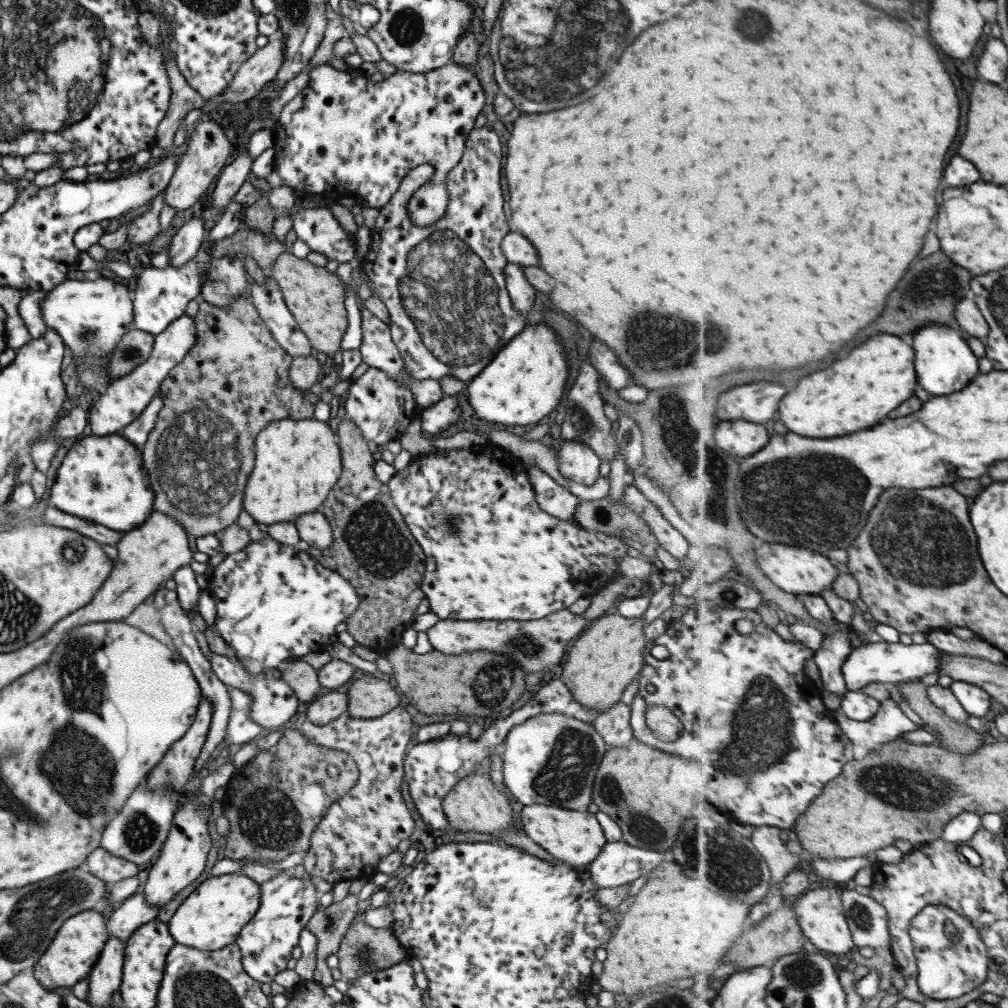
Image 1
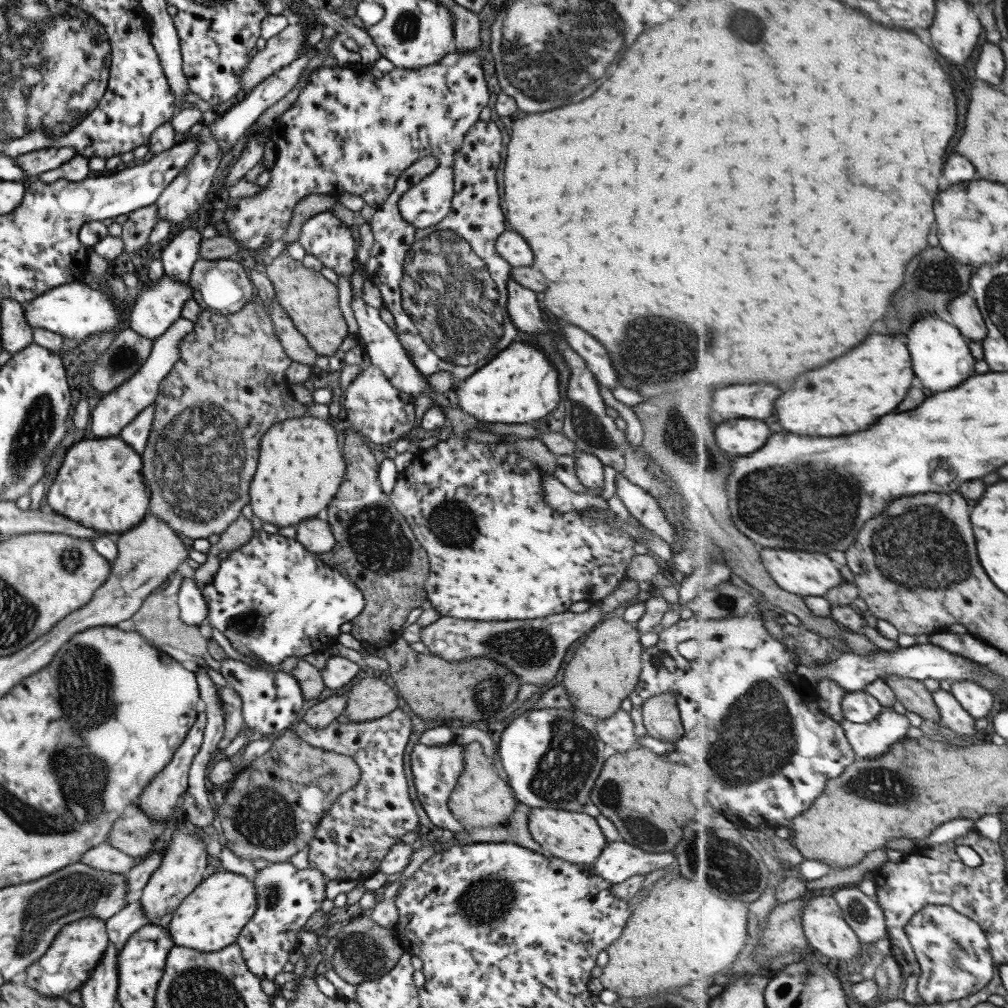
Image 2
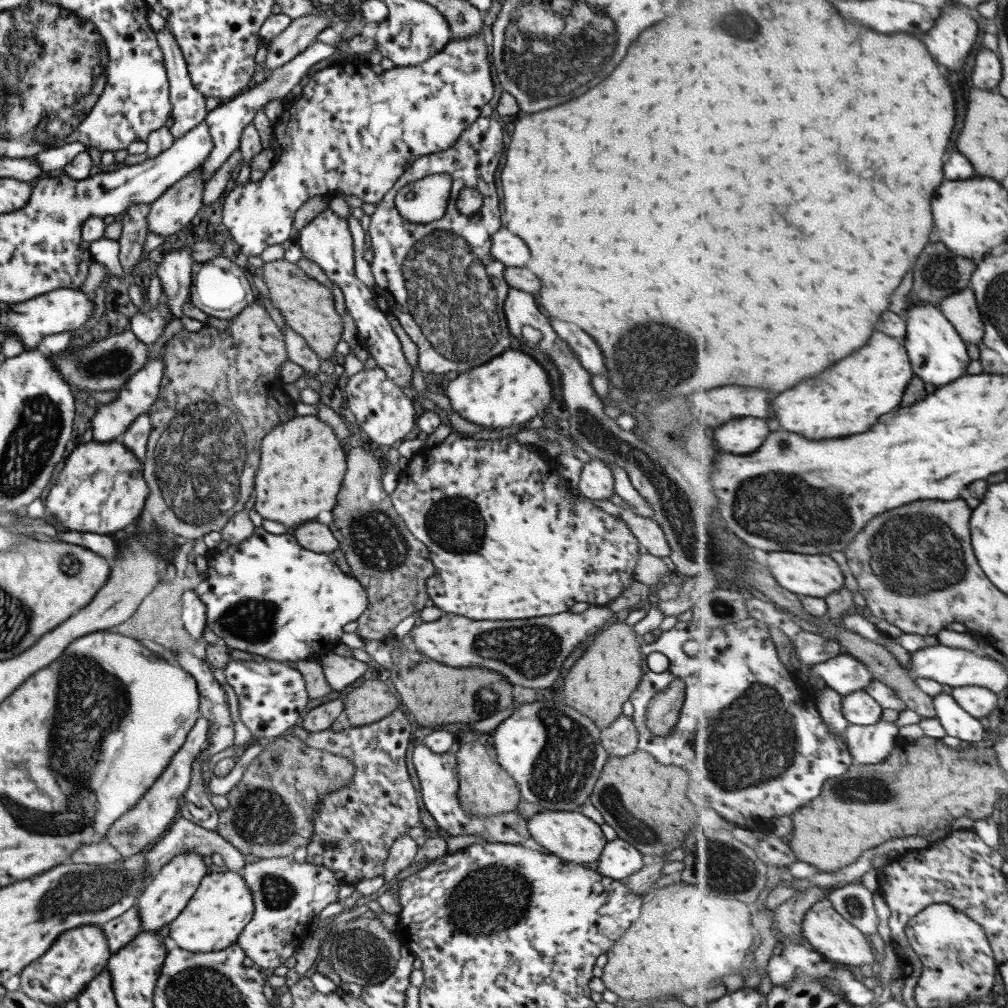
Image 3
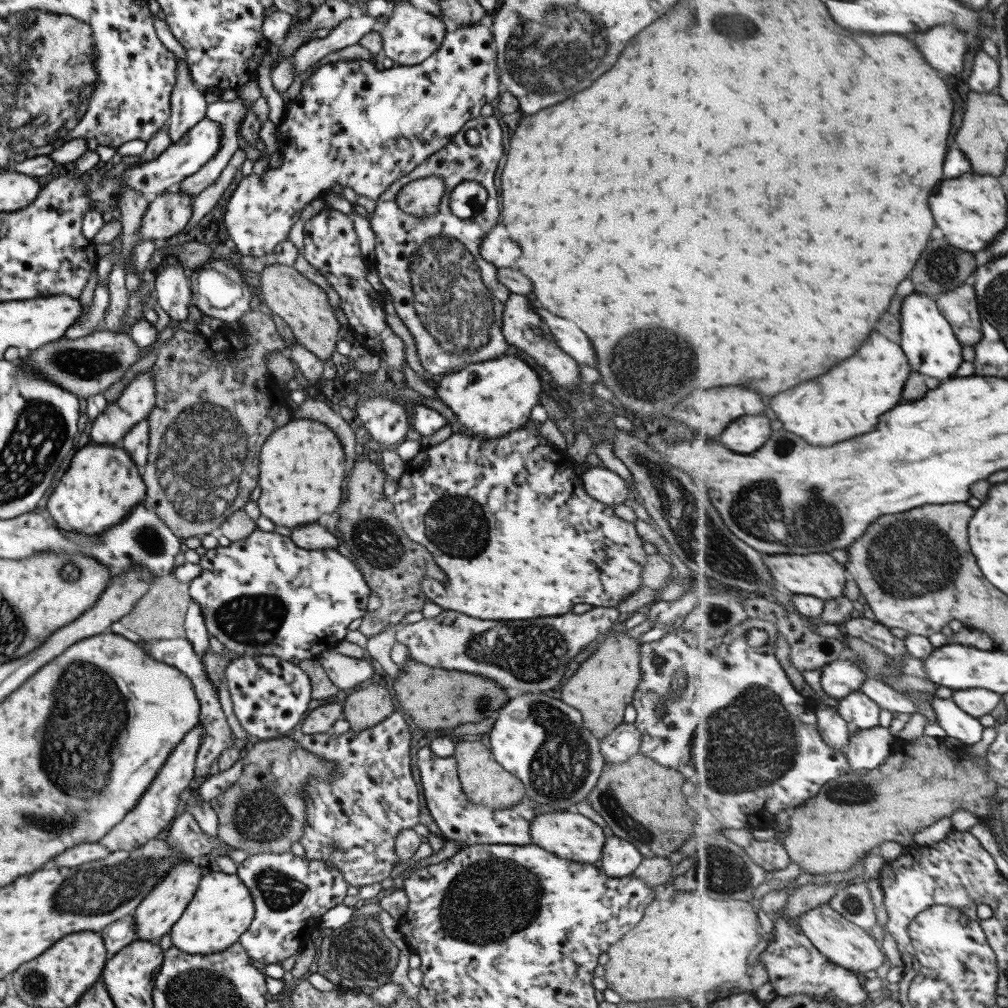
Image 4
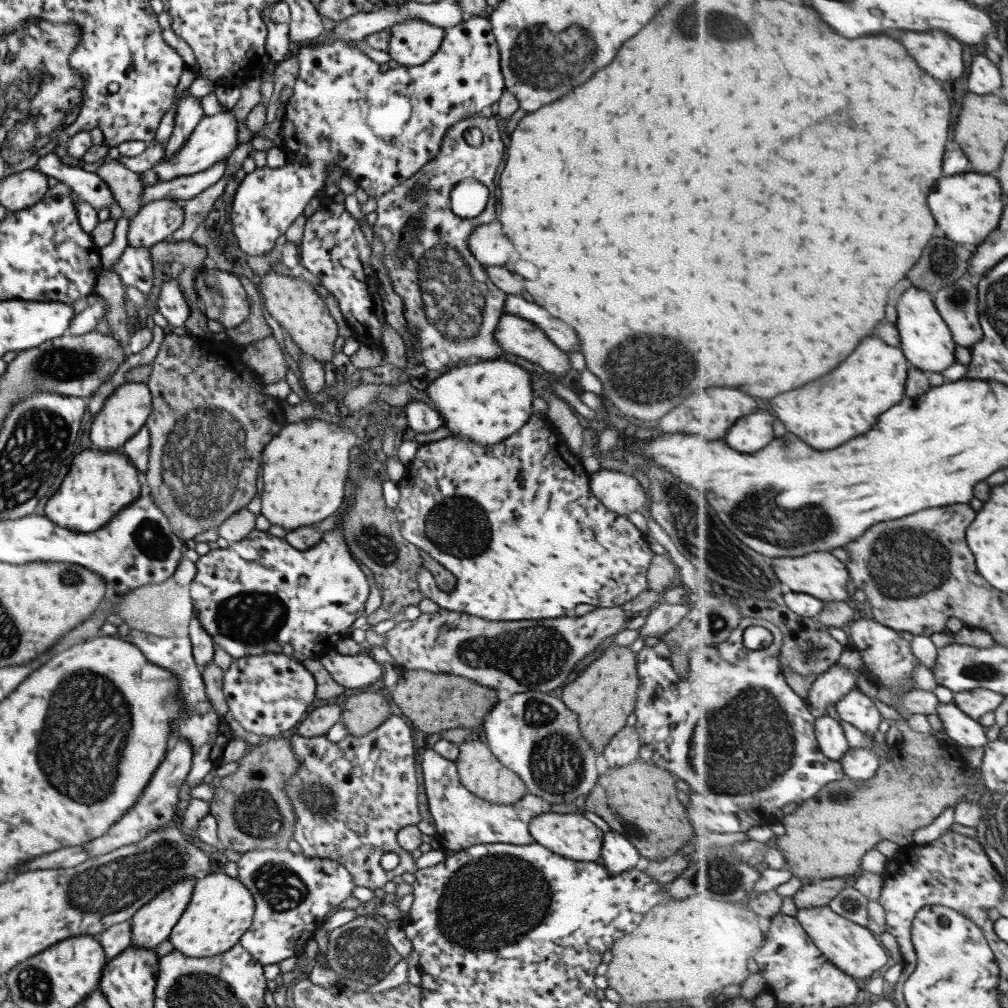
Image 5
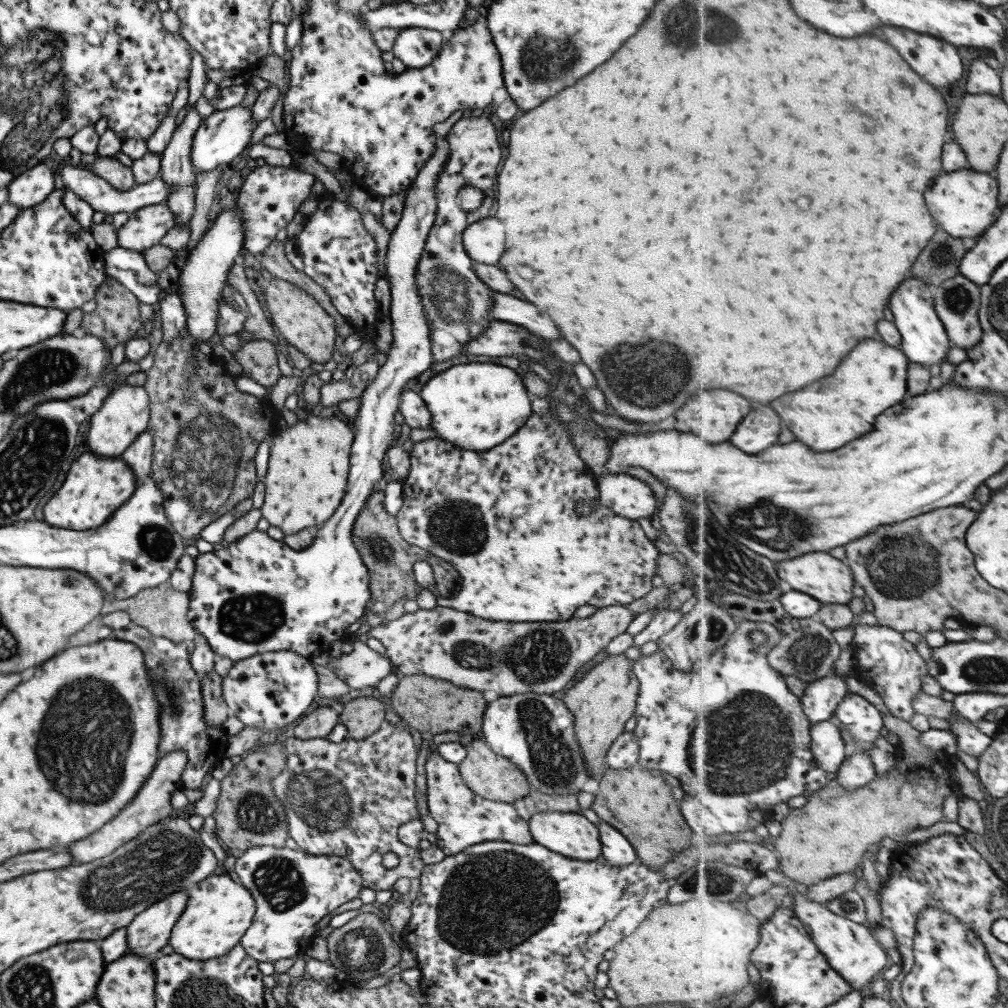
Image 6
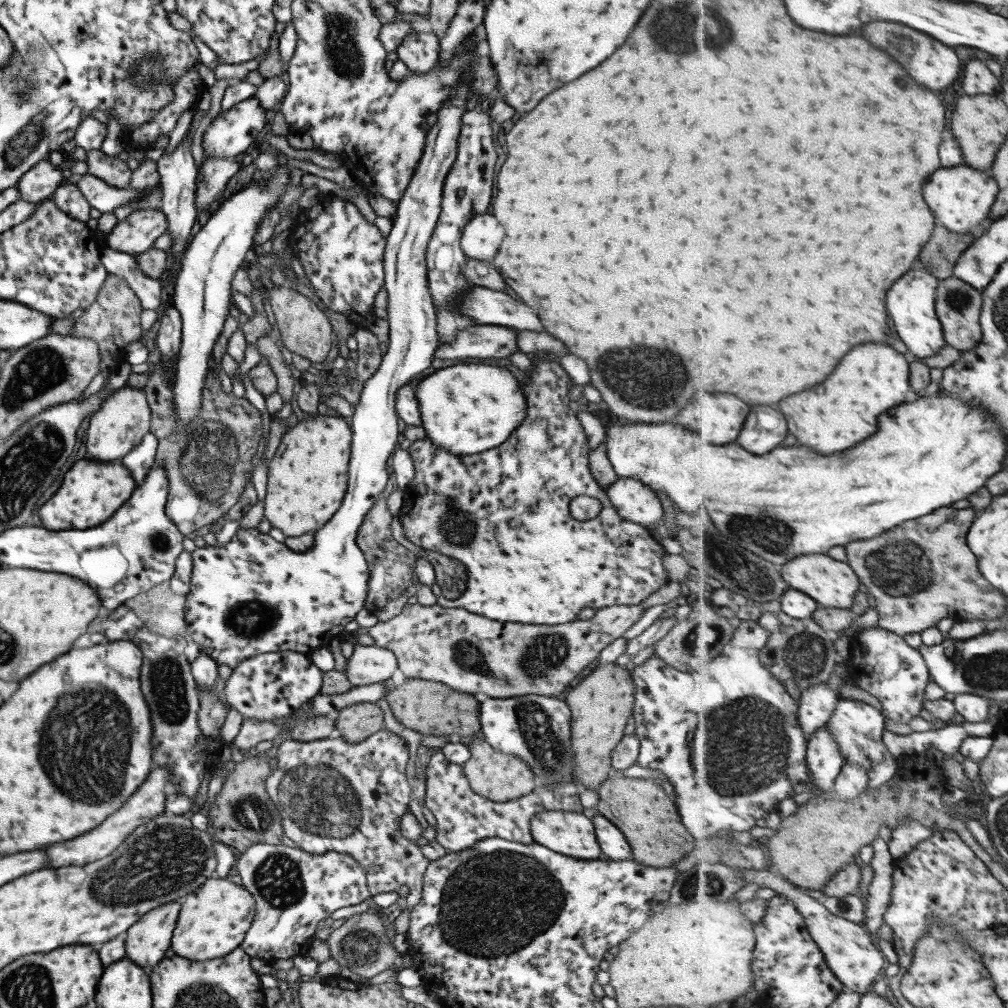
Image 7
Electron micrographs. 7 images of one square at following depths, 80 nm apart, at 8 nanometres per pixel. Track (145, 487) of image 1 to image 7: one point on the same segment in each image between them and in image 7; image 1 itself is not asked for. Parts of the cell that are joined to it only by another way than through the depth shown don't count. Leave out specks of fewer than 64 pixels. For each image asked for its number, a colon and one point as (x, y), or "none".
2: (99, 483)
3: (95, 491)
4: (101, 486)
5: (99, 484)
6: (95, 486)
7: (91, 492)

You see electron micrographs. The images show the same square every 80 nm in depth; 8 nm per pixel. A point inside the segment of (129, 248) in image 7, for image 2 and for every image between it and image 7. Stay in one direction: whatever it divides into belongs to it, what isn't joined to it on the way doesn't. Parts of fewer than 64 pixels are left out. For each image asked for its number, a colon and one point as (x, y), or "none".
2: (187, 189)
3: (176, 207)
4: (167, 214)
5: (155, 221)
6: (145, 227)

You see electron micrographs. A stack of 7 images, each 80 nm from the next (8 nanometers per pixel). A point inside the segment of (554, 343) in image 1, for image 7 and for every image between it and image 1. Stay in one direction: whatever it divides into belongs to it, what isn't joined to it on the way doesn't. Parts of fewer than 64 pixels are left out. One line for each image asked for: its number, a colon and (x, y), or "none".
2: (518, 385)
3: (511, 389)
4: (492, 397)
5: (487, 400)
6: (475, 406)
7: (466, 408)

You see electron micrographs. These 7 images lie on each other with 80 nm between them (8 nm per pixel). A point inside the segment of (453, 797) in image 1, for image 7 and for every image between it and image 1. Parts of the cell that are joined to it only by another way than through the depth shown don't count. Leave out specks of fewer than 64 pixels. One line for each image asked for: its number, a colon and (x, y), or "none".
2: (480, 798)
3: (484, 788)
4: (483, 781)
5: (479, 771)
6: (485, 773)
7: (497, 776)

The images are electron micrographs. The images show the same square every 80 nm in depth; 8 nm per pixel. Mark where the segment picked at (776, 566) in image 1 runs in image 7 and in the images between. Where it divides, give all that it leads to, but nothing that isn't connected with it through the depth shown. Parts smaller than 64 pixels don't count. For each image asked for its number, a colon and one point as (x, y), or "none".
2: (803, 573)
3: (816, 575)
4: (820, 575)
5: (820, 574)
6: (829, 580)
7: (833, 583)

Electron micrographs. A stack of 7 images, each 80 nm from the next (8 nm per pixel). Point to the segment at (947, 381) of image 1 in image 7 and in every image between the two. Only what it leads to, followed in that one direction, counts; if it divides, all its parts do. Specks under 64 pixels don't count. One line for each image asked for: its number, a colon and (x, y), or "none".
2: (942, 358)
3: (939, 353)
4: (929, 339)
5: (927, 339)
6: (925, 340)
7: (912, 303)

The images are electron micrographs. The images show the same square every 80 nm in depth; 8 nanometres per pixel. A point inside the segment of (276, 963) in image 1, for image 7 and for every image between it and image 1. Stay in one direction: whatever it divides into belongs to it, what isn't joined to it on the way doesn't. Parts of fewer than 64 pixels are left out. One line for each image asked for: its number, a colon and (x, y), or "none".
2: (286, 897)
3: (287, 895)
4: (289, 894)
5: (292, 893)
6: (292, 890)
7: (294, 891)

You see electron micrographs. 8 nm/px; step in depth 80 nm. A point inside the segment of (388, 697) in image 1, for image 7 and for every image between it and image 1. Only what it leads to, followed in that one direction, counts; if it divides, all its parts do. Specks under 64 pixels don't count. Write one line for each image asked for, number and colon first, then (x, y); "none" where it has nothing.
2: (370, 698)
3: (368, 702)
4: (363, 708)
5: (361, 713)
6: (361, 717)
7: (355, 722)

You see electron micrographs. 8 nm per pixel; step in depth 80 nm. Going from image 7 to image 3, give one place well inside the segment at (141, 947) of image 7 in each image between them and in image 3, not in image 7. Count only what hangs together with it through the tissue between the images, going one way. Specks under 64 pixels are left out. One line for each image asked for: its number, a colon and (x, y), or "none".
3: (171, 886)
4: (154, 916)
5: (151, 924)
6: (149, 930)

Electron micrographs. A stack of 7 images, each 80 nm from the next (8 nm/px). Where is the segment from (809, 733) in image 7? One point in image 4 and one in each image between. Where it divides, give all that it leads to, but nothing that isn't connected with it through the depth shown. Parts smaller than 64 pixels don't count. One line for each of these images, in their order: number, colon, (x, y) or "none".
4: (839, 678)
5: (831, 687)
6: (822, 697)

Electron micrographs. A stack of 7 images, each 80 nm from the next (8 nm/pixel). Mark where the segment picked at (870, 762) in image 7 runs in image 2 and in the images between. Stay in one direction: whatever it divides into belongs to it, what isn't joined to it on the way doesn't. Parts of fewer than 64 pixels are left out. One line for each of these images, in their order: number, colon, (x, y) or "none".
2: (860, 707)
3: (860, 708)
4: (861, 712)
5: (857, 708)
6: (864, 722)

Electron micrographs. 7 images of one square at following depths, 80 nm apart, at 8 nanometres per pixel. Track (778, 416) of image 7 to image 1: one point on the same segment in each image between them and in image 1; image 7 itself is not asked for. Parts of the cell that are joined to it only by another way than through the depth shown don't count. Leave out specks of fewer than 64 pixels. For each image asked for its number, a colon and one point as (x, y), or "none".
1: (740, 438)
2: (742, 437)
3: (743, 435)
4: (747, 434)
5: (750, 434)
6: (758, 431)

